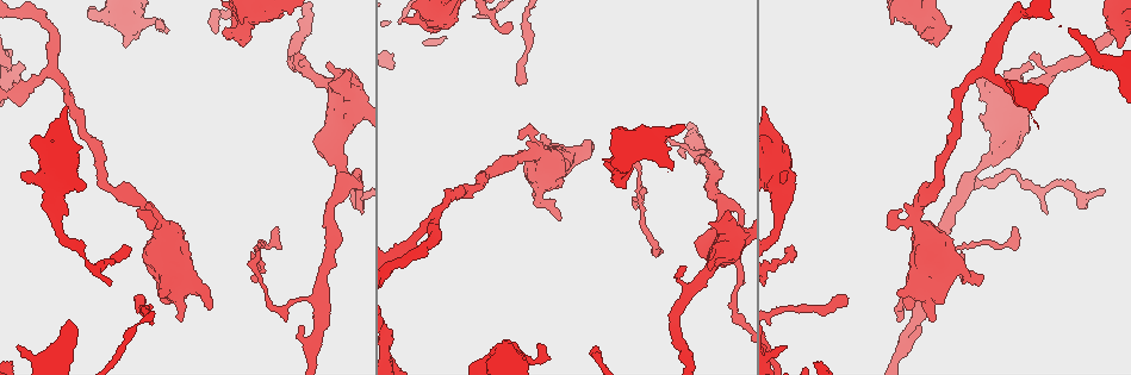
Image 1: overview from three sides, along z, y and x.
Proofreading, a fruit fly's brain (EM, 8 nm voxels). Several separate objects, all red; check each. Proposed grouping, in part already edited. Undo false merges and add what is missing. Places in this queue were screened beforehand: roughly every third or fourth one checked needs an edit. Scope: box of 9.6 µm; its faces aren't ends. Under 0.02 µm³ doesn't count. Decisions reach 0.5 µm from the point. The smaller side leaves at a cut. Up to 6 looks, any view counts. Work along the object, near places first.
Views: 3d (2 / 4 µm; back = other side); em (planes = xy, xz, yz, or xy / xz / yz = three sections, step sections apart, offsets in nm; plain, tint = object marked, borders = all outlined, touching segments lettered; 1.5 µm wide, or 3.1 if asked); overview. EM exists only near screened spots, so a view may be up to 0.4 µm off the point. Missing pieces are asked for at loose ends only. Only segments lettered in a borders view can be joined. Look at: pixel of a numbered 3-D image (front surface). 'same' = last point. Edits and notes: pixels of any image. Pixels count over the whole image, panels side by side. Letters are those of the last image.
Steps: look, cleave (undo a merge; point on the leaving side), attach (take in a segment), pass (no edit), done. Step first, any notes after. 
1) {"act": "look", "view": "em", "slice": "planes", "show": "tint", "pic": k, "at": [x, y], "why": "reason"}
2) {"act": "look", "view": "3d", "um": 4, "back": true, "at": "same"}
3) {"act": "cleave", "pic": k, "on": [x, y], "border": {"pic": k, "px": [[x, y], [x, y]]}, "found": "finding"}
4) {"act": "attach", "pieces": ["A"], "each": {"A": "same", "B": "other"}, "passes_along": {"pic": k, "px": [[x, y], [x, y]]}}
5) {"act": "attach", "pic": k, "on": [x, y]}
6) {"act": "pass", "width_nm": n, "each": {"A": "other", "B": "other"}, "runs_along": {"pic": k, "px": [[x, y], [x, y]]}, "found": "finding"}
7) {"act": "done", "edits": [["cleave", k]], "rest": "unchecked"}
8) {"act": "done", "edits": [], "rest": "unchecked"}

{"act": "look", "view": "3d", "um": 2, "pic": 1, "at": [783, 174], "why": "thick end"}

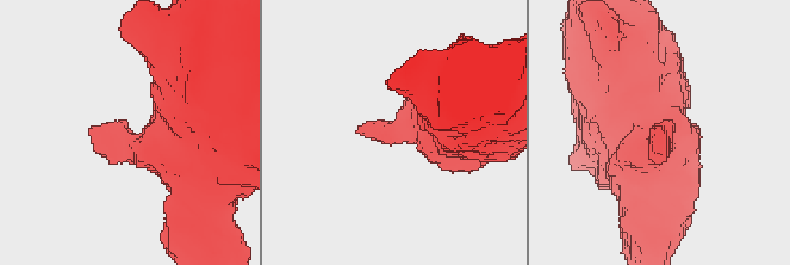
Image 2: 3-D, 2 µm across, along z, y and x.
{"act": "look", "view": "em", "slice": "xy", "step": 8, "show": "tint", "pic": 2, "at": [360, 126]}

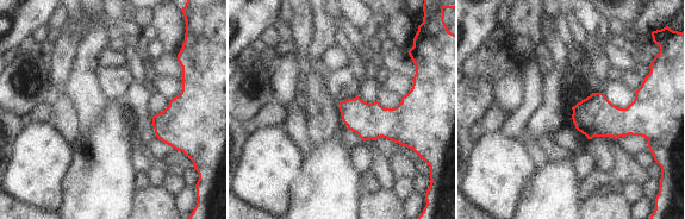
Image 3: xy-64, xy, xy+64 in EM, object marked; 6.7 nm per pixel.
{"act": "look", "view": "em", "slice": "planes", "show": "borders", "at": "same"}

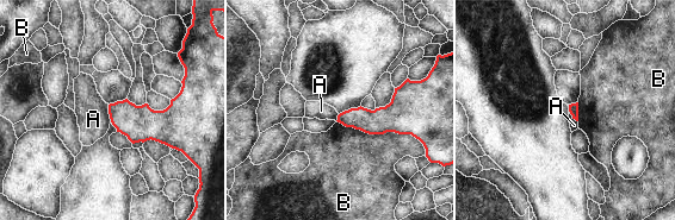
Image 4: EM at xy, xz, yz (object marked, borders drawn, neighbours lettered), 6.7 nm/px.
{"act": "pass", "each": {"A": "other", "B": "other"}, "border": {"pic": 4, "px": [[107, 105], [111, 121]]}, "found": "no lettered segment goes on from it"}

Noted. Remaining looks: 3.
{"act": "look", "view": "3d", "um": 2, "back": true, "pic": 1, "at": [590, 146], "why": "free end"}

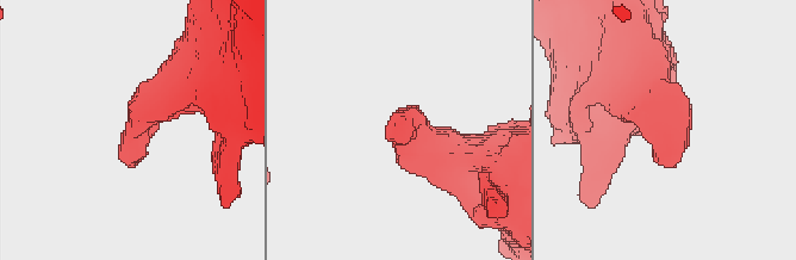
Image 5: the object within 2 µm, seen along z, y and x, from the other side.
{"act": "look", "view": "em", "slice": "planes", "show": "borders", "pic": 5, "at": [673, 164], "why": "shape alone is not enough"}

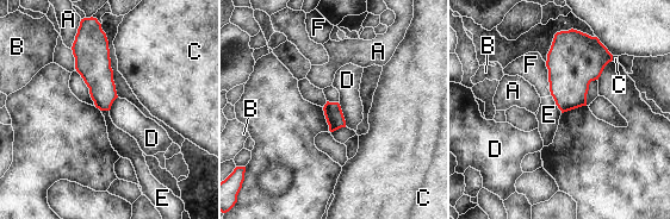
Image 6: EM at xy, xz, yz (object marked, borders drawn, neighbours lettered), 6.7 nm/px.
{"act": "pass", "each": {"A": "other", "B": "other", "C": "other", "D": "other", "E": "other", "F": "other"}, "border": {"pic": 6, "px": [[551, 94], [554, 104], [562, 112]]}, "found": "none of them fits"}

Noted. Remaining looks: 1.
{"act": "look", "view": "em", "slice": "planes", "show": "borders", "pic": 1, "at": [356, 171], "why": "abrupt turn"}

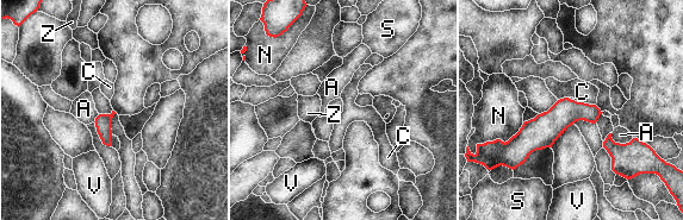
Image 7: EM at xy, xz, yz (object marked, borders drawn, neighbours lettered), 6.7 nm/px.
{"act": "pass", "longest_contact_nm": ["N", 240], "each": {"A": "other", "C": "other", "N": "other", "S": "other", "V": "other", "Z": "other"}, "border": {"pic": 7, "px": [[573, 100], [595, 105]]}, "found": "continuous, no second neuron"}

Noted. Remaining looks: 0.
{"act": "done", "edits": [], "rest": "unchecked"}

